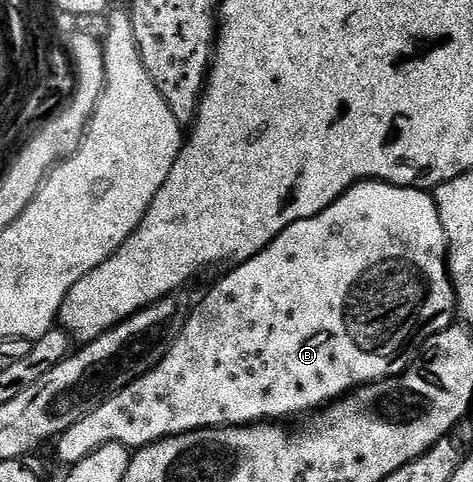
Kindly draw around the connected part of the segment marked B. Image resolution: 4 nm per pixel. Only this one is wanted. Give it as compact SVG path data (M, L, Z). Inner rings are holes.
M359 182L355 186L349 187L342 196L340 196L333 204L329 204L329 208L325 208L317 216L313 216L309 220L297 220L293 224L289 224L289 228L285 228L285 232L281 232L281 236L273 239L260 254L253 256L249 260L238 263L203 299L199 302L199 307L190 311L189 317L183 323L183 331L177 336L177 340L169 348L169 352L162 360L155 365L152 370L146 370L136 382L131 382L119 394L114 394L109 400L105 400L93 412L89 412L81 420L77 420L77 424L73 424L73 428L69 428L64 434L59 435L57 445L59 445L59 458L66 464L74 464L85 460L85 456L89 456L97 448L101 448L105 444L113 444L120 442L128 448L138 448L148 446L154 442L160 442L163 438L171 438L175 434L184 434L185 432L193 432L201 428L213 428L214 426L249 426L252 424L271 424L276 420L287 420L283 418L291 418L294 414L303 414L302 416L310 415L312 412L318 412L324 406L331 405L332 402L343 397L344 394L350 394L351 391L358 386L367 386L370 382L380 382L382 378L395 378L398 374L403 374L410 368L411 363L416 361L419 356L419 351L423 349L423 345L430 340L437 332L448 330L449 327L456 321L457 307L455 304L455 289L451 283L451 273L447 270L447 237L445 236L445 228L441 228L441 216L437 212L437 204L434 197L428 191L417 190L414 186L391 186L388 182Z

